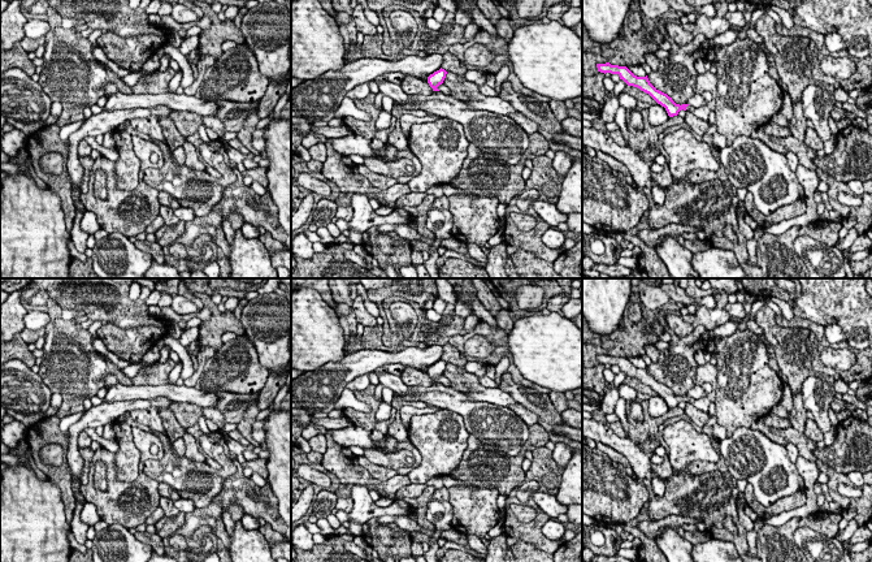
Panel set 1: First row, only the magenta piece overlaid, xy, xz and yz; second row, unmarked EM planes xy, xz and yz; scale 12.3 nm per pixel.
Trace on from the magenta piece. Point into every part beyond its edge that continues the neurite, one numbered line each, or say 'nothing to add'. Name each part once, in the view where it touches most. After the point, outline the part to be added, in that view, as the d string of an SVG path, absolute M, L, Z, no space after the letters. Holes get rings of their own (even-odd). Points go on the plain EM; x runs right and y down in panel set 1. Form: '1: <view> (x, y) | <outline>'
1: yz (702, 403) | M691 397L686 398L686 403L691 403L693 406L695 406L698 410L708 414L708 408L710 408L710 403L711 401L704 397L704 398L699 398L699 399L694 399Z

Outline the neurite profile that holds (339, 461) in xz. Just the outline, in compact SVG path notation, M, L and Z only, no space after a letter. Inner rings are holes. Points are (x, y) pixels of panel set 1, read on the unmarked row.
M327 429L325 437L327 446L322 455L321 466L339 480L340 484L335 490L338 498L350 497L351 488L357 484L365 487L369 492L374 489L379 492L382 497L389 497L395 501L396 492L411 484L408 475L395 475L386 481L374 479L359 464L357 455L333 440L330 429Z

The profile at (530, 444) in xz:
M538 423L529 427L529 433L529 440L515 457L498 446L481 442L477 437L470 438L460 464L450 472L450 476L469 481L474 487L496 488L500 494L508 497L524 483L525 471L521 464L526 451L542 448L550 440L546 429Z

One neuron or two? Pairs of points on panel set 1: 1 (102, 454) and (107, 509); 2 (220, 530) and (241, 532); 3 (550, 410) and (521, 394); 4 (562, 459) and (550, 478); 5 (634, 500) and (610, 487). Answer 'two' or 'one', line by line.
1: one
2: two
3: one
4: two
5: one

